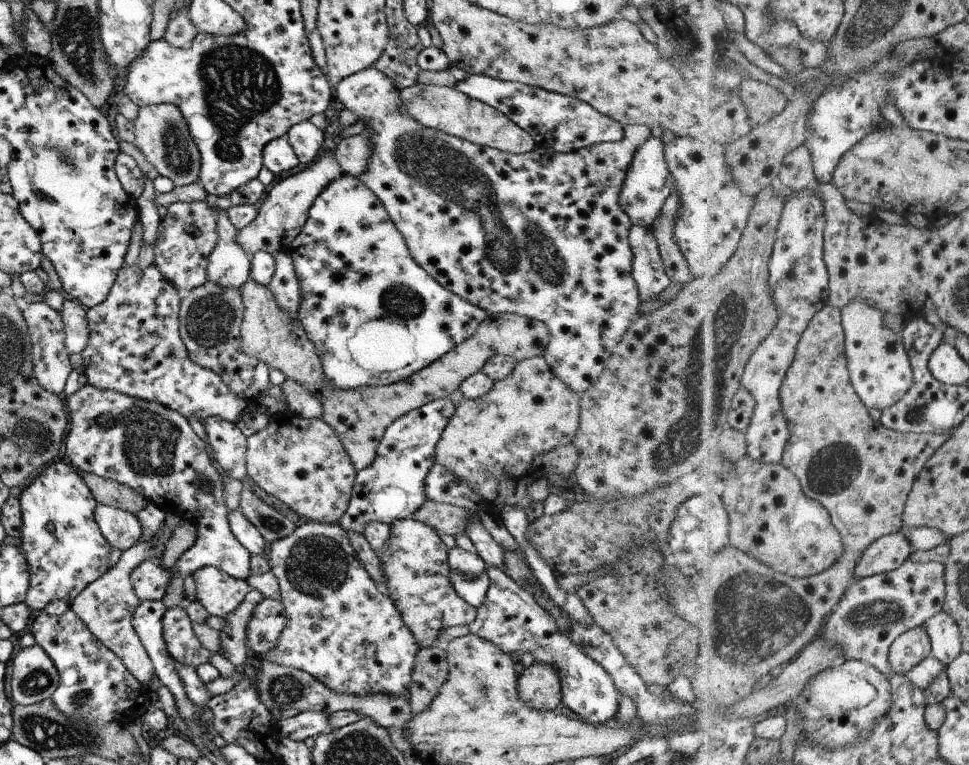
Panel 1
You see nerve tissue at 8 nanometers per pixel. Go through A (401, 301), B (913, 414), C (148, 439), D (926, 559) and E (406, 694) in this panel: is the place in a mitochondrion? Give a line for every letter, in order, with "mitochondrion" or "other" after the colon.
A: mitochondrion
B: mitochondrion
C: mitochondrion
D: other
E: other

